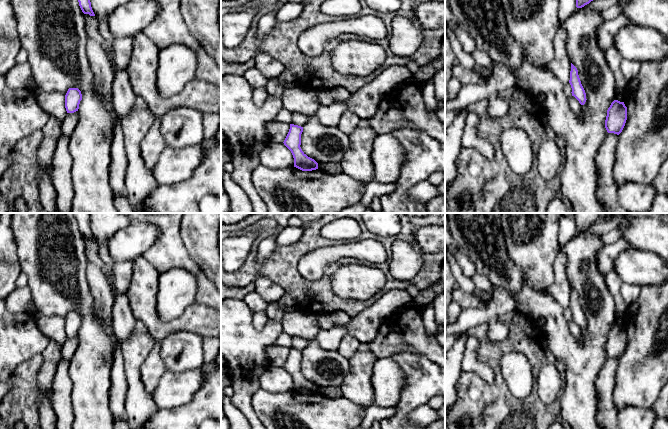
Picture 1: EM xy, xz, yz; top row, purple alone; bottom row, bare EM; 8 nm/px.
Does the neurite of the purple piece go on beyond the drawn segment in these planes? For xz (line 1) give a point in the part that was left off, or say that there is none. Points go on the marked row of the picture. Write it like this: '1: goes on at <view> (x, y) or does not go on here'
1: does not go on here

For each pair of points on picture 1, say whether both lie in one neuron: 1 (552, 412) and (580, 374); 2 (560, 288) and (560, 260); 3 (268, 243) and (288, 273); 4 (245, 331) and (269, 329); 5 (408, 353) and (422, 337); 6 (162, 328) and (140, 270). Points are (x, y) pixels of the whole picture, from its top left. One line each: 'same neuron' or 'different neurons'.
1: different neurons
2: same neuron
3: different neurons
4: same neuron
5: different neurons
6: same neuron

